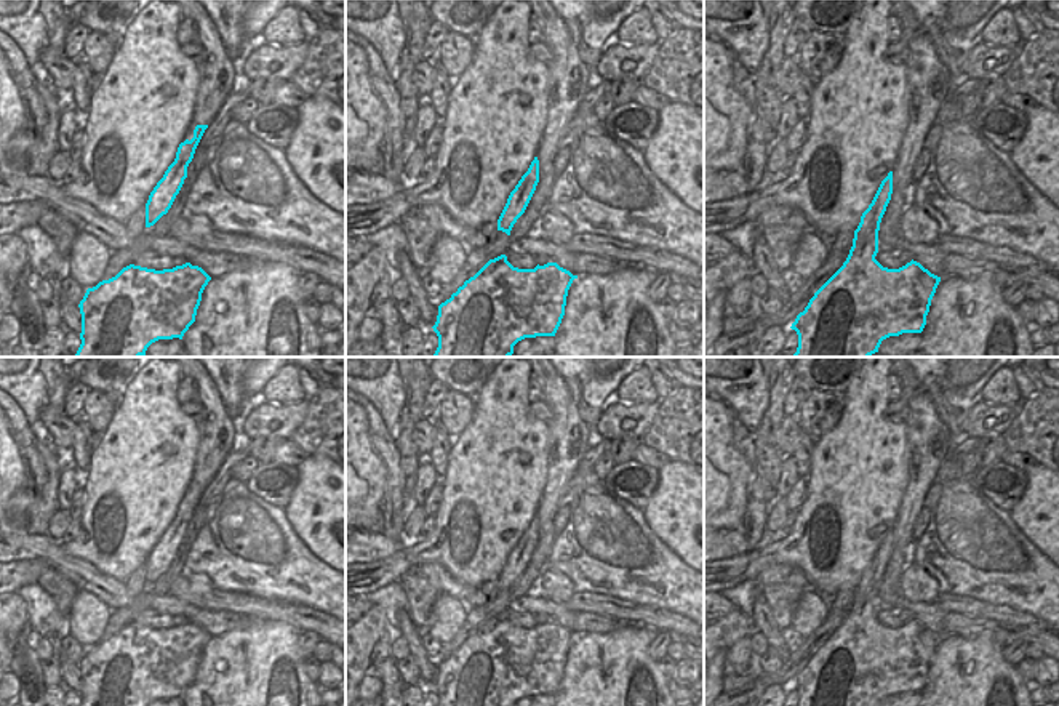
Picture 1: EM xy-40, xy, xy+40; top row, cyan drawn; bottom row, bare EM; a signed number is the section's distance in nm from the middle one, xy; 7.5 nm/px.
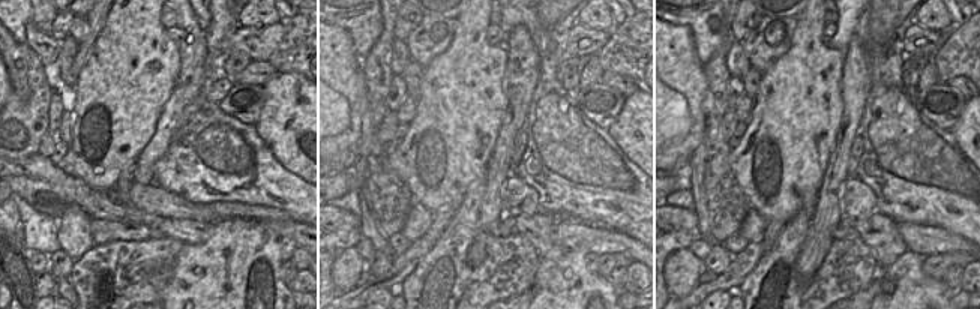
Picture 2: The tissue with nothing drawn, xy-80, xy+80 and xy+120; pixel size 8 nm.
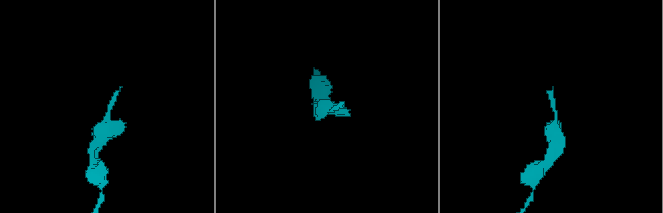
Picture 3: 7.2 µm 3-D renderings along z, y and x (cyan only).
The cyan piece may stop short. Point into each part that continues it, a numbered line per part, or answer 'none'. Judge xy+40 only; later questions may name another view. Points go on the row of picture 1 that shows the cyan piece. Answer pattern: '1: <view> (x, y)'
none

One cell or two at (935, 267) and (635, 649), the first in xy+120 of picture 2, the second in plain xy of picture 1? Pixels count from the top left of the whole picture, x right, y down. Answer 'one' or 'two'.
two

